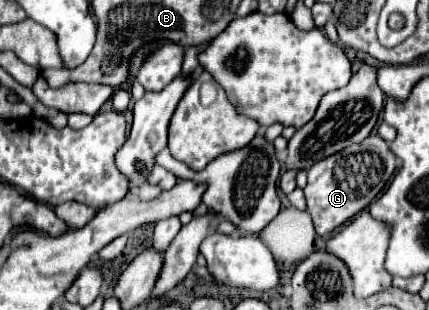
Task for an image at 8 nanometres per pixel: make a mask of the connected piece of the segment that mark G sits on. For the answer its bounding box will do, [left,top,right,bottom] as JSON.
[304,135,396,235]

